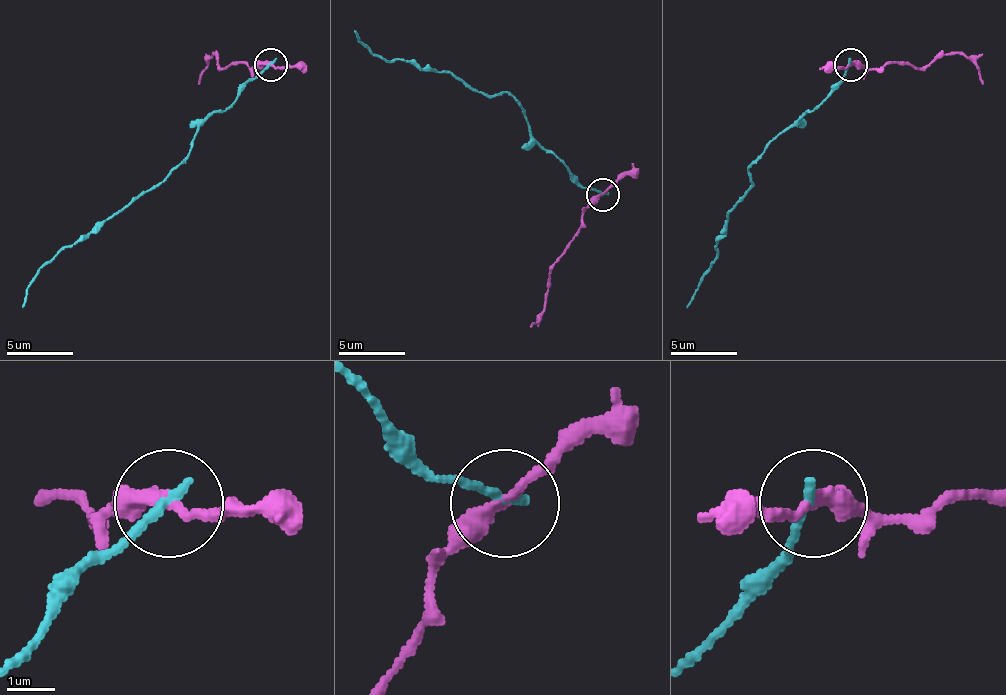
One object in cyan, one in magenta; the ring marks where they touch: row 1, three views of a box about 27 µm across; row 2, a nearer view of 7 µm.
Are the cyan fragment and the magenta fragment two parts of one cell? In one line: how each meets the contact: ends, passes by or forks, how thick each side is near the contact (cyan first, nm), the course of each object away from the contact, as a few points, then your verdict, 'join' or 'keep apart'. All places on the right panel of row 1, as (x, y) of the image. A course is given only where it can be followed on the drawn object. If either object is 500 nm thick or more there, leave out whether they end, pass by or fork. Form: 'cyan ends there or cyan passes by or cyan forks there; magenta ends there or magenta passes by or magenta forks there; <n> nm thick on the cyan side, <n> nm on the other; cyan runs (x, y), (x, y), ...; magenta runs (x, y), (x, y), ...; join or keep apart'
cyan ends there; magenta passes by; 220 nm thick on the cyan side, 280 nm on the other; cyan runs (849, 64), (843, 80), (750, 163), (750, 186), (727, 212), (727, 229), (714, 245), (717, 259), (687, 308); magenta runs (849, 64), (922, 67), (945, 54), (962, 54), (982, 84); keep apart

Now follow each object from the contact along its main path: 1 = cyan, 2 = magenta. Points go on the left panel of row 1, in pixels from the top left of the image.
1: (271, 64), (198, 130), (192, 150), (155, 186), (139, 193), (66, 245), (27, 288), (23, 308)
2: (271, 64), (221, 67), (215, 54), (212, 54), (198, 84)

